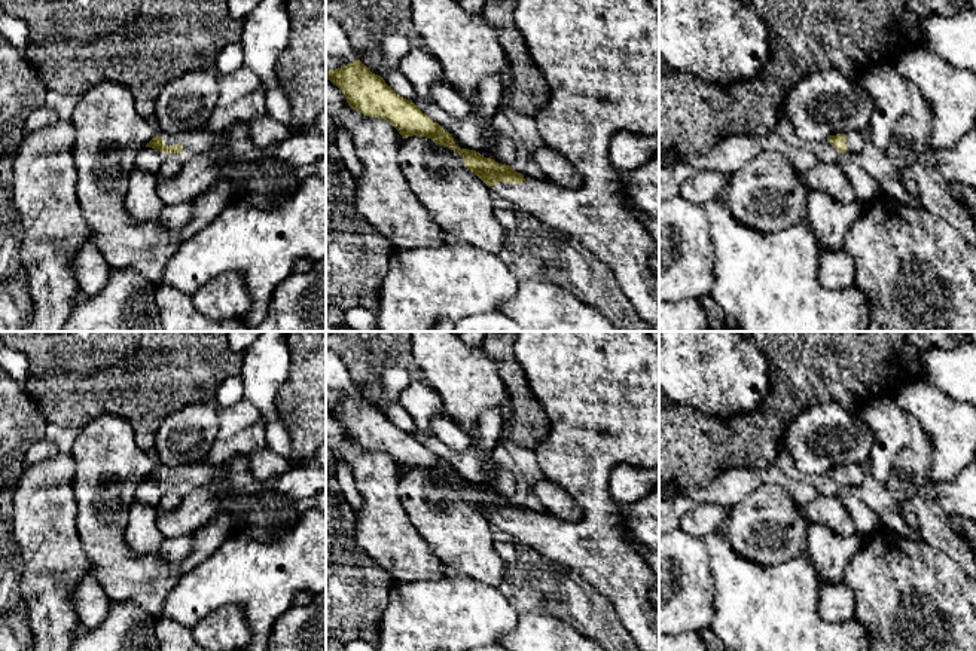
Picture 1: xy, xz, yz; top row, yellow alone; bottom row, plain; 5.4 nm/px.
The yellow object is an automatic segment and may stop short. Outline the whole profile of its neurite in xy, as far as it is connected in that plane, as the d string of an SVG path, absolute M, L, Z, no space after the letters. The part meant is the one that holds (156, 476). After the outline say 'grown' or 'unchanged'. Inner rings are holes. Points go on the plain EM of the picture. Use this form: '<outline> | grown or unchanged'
M208 462L198 465L171 467L159 464L146 480L152 480L162 486L198 486L210 485L223 474L223 465L211 465Z | grown

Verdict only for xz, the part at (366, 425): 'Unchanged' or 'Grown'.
Grown

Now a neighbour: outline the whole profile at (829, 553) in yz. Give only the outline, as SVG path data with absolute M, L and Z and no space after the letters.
M806 523L806 554L821 581L842 581L845 566L866 542L867 535L842 537L823 523Z

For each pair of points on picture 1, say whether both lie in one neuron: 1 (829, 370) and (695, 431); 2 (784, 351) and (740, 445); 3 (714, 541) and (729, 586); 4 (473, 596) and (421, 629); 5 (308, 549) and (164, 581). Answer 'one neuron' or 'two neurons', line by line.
1: one neuron
2: one neuron
3: one neuron
4: one neuron
5: two neurons

